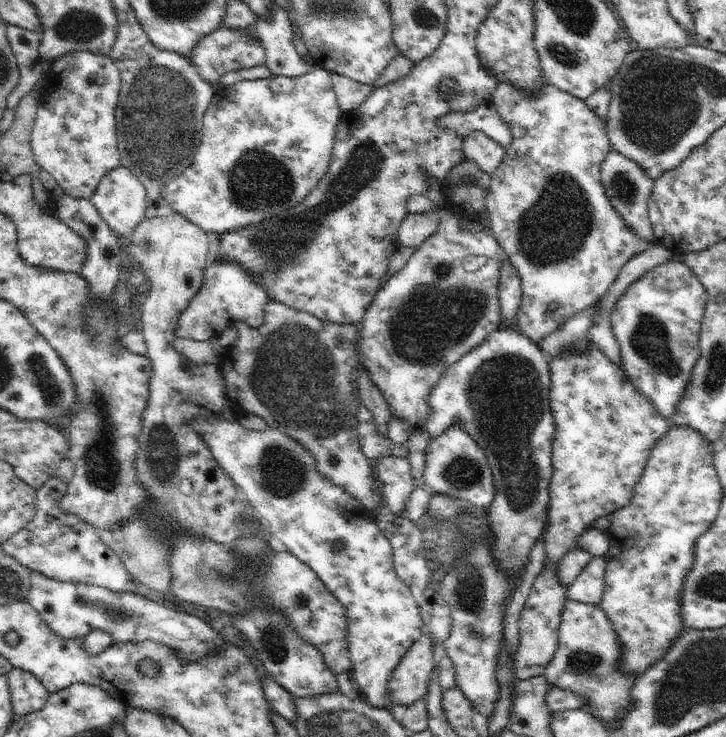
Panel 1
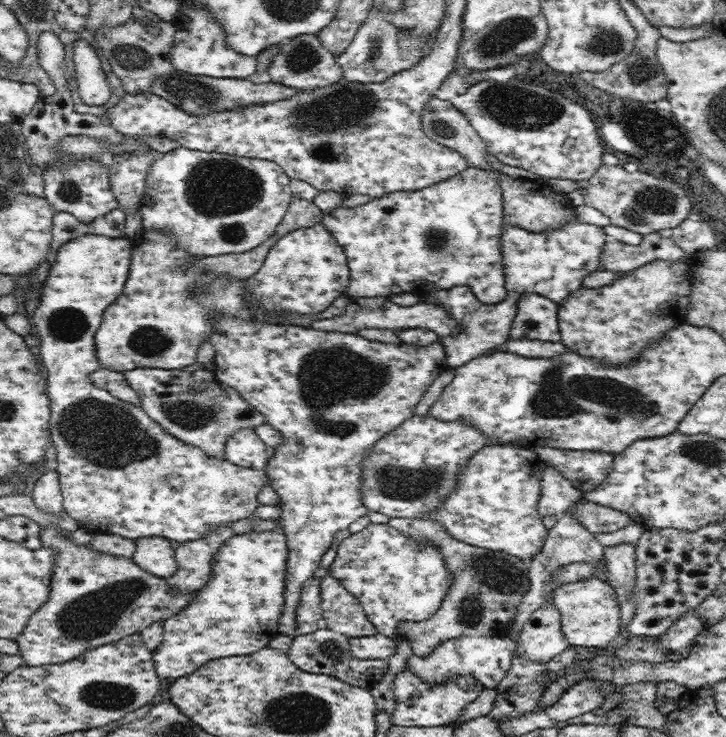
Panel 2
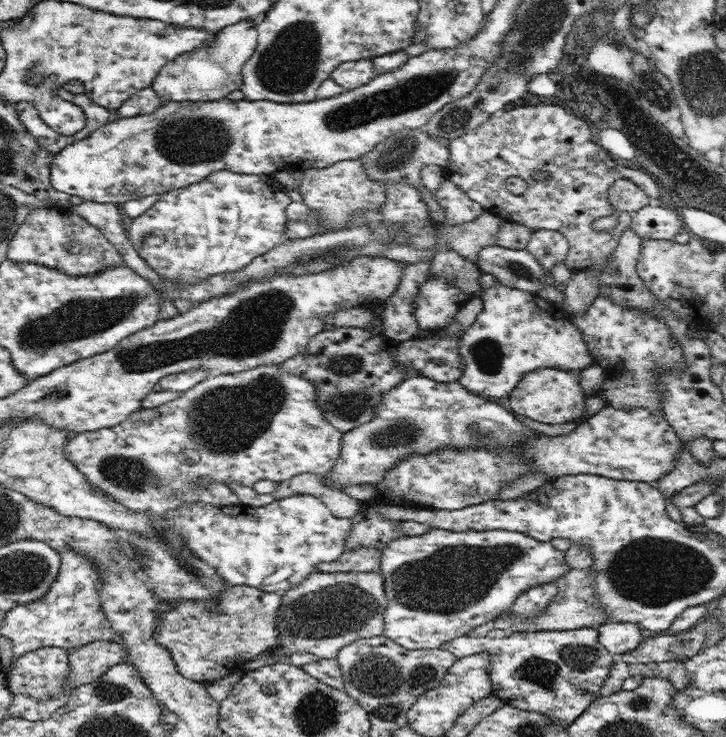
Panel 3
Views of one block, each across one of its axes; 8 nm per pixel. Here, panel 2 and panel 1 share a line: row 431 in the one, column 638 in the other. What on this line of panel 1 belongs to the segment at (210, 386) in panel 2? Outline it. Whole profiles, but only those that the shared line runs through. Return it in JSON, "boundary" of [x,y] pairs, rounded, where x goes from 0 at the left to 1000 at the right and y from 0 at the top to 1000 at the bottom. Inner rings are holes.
{"boundary":[[[842,204],[840,209],[835,212],[835,217],[829,221],[828,233],[828,247],[843,274],[843,280],[848,282],[851,293],[860,296],[860,301],[865,301],[871,315],[876,315],[876,320],[882,320],[884,326],[895,326],[898,334],[884,342],[882,347],[875,347],[869,350],[855,365],[846,380],[846,385],[840,389],[840,393],[832,400],[832,404],[828,404],[822,410],[822,415],[815,415],[815,418],[807,418],[804,423],[796,423],[793,429],[782,431],[771,445],[766,445],[766,450],[749,456],[749,461],[740,464],[741,469],[749,475],[749,479],[753,480],[755,488],[777,480],[777,478],[785,478],[785,480],[793,480],[799,475],[810,478],[810,456],[821,464],[821,469],[832,478],[832,483],[837,483],[843,491],[848,491],[851,497],[855,497],[854,491],[854,467],[848,459],[846,459],[846,450],[843,450],[843,437],[840,429],[843,429],[843,421],[848,415],[848,410],[854,407],[855,402],[860,402],[860,398],[876,380],[882,380],[883,374],[887,374],[888,369],[898,366],[901,361],[908,358],[915,358],[916,355],[923,354],[926,350],[926,343],[919,336],[909,334],[906,330],[901,328],[901,318],[898,318],[898,305],[895,304],[894,288],[893,288],[893,270],[898,261],[898,255],[902,247],[898,247],[887,231],[882,231],[882,225],[871,217],[865,217],[861,212],[857,212],[853,206]]]}

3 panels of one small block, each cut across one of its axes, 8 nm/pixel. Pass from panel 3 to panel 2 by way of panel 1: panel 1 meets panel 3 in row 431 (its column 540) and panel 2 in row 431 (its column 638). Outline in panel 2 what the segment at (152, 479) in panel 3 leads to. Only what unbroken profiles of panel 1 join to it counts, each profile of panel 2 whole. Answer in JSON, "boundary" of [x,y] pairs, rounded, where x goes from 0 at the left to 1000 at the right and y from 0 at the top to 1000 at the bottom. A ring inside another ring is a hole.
{"boundary":[[[350,581],[326,583],[310,600],[310,624],[342,636],[365,636],[372,621],[366,617],[366,601]]]}

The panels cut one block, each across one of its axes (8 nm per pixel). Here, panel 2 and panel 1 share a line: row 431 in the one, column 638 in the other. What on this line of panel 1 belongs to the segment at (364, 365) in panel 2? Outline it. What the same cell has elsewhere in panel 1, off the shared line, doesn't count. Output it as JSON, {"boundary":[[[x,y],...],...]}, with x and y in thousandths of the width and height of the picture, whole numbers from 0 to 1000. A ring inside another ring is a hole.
{"boundary":[[[916,355],[901,361],[887,370],[882,380],[876,380],[860,402],[848,410],[843,421],[842,437],[846,459],[854,467],[854,491],[868,521],[887,537],[893,537],[904,559],[909,564],[923,569],[931,556],[931,548],[939,543],[948,524],[956,495],[964,483],[964,452],[970,418],[975,410],[975,396],[970,393],[961,374],[945,357]]]}

